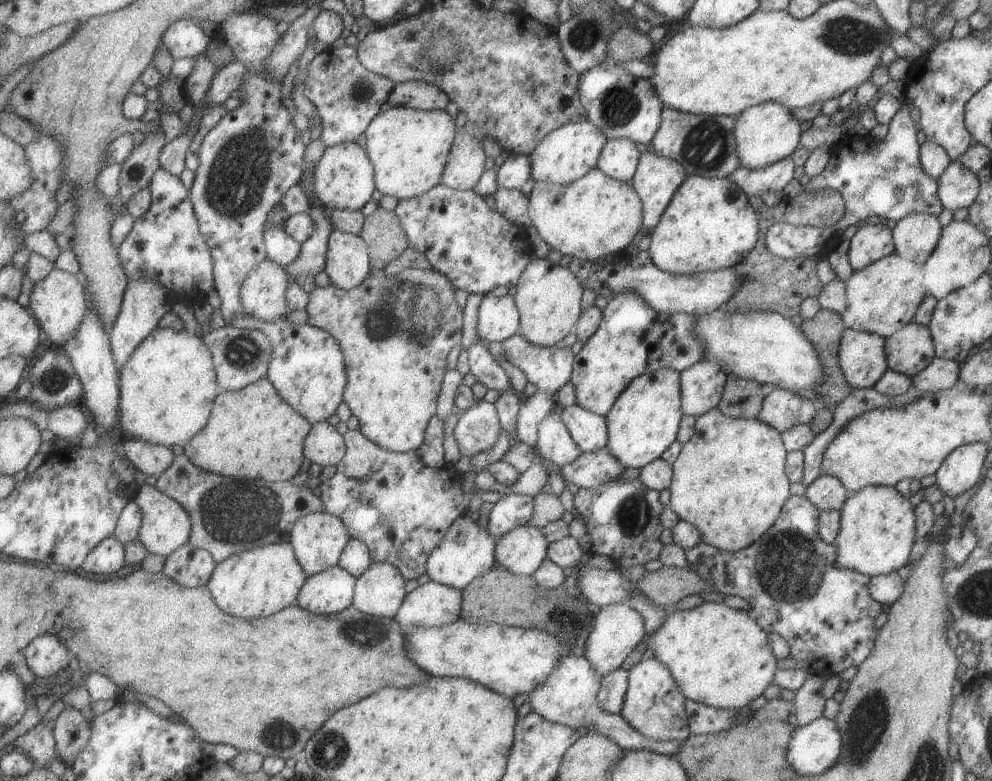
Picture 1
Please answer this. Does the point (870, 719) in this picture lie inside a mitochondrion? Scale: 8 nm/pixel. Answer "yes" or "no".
yes

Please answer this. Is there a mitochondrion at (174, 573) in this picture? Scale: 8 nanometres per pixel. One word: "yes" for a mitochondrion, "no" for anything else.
no

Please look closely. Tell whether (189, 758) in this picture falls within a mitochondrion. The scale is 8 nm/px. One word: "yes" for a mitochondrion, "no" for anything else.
no

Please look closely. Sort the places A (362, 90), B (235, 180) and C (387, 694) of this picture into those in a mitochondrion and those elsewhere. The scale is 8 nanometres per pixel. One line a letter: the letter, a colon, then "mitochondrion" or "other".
A: mitochondrion
B: mitochondrion
C: other

